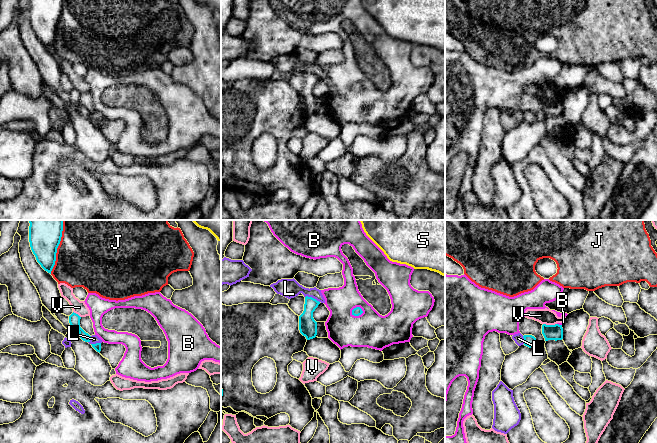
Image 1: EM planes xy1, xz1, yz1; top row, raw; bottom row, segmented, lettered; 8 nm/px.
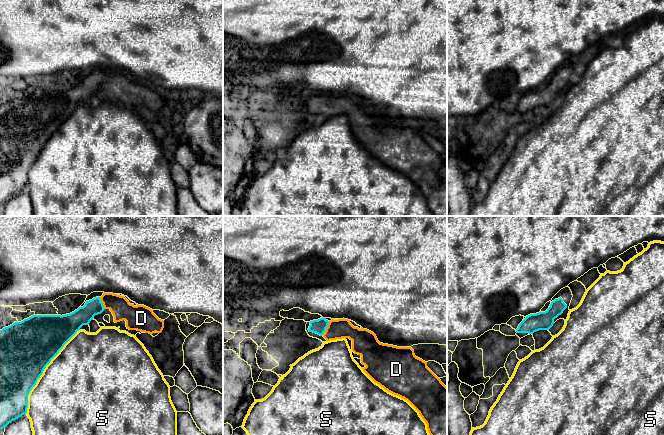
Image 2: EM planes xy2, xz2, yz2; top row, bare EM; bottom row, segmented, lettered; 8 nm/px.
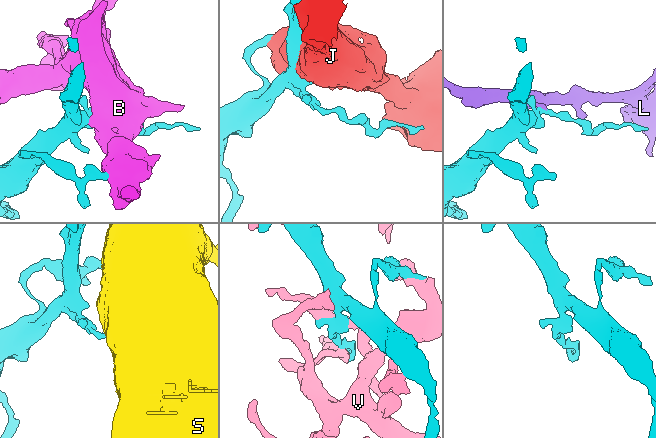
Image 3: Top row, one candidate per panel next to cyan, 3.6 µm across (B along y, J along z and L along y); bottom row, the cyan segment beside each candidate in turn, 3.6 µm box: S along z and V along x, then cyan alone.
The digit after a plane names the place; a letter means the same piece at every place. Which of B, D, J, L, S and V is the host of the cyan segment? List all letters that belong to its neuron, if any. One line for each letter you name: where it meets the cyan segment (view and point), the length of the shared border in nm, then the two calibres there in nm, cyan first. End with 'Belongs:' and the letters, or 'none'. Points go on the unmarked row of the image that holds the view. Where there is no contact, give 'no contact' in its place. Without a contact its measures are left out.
D: xz2 (326, 103) | 130 nm | 120/160 nm
Belongs: D

